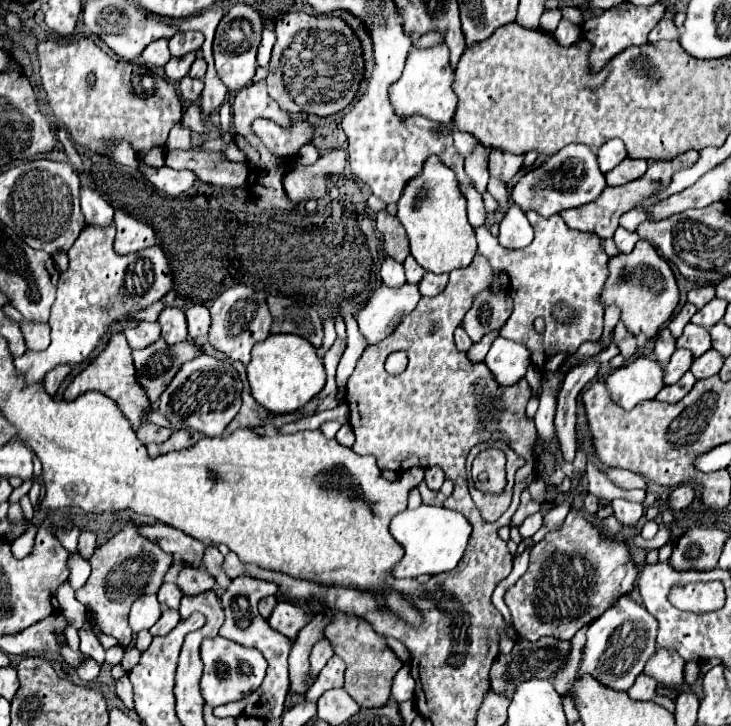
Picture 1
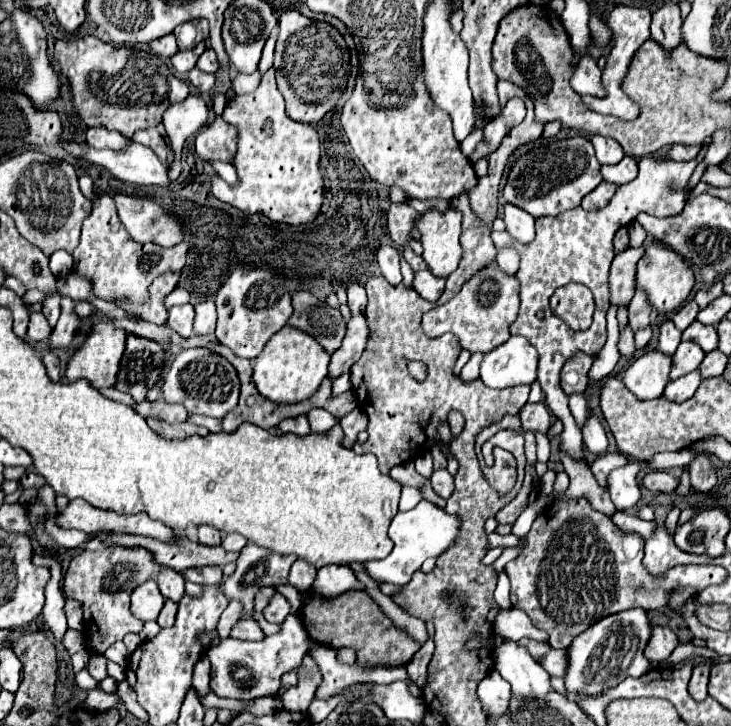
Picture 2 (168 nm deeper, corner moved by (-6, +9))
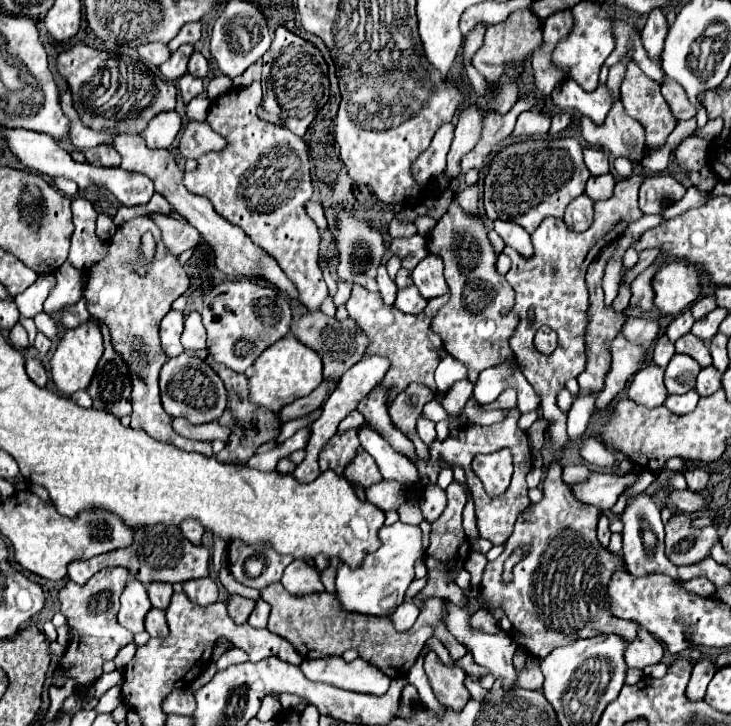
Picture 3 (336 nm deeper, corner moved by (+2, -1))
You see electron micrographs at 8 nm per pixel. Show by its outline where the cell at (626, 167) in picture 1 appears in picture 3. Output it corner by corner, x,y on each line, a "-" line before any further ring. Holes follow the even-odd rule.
612,173
590,177
588,183
586,183
586,195
594,201
610,199
610,195
614,193
614,187
616,187
616,179
614,179

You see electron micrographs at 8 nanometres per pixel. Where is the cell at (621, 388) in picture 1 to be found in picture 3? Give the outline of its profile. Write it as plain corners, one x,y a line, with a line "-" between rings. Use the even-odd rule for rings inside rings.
654,363
642,367
628,381
628,397
644,407
658,407
668,397
664,387
664,369
658,369

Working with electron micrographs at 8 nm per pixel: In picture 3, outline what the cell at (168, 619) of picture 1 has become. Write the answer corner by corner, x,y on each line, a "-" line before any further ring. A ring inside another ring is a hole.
150,609
146,615
146,631
150,637
166,637
168,625
166,625
166,613
162,609

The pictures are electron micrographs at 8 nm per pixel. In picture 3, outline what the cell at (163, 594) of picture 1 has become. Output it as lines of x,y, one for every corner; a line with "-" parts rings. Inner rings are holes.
150,583
148,585
148,597
152,601
152,607
166,609
172,599
172,585
168,583

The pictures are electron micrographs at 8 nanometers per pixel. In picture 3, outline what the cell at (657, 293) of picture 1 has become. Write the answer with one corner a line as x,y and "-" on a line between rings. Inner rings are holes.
670,261
652,279
654,307
662,315
678,315
698,297
698,273
690,263

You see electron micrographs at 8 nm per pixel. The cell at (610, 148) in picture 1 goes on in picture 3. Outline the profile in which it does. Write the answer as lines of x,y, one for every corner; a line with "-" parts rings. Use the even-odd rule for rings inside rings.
596,147
584,149
584,161
586,161
586,167
590,169
592,175
604,175
604,173
610,171
608,169
610,159
602,149
596,149

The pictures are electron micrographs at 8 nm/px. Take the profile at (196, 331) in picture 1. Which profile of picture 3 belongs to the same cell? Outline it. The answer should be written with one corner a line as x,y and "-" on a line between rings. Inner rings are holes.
192,311
184,319
184,333
182,333
182,345
186,351
196,351
206,347
206,329
202,325
200,313

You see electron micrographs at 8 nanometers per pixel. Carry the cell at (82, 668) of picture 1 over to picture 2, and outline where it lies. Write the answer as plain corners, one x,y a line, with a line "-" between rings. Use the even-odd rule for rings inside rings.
92,655
90,657
90,663
88,663
88,673
96,679
96,681
102,681
108,677
106,673
106,663
108,659
104,655

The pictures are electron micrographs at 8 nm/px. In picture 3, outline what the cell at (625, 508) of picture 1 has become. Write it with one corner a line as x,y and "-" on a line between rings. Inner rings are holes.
596,471
588,477
586,483
574,485
572,491
578,495
578,499
584,499
584,503
590,503
600,511
610,511
616,505
616,499
620,497
620,493
638,479
640,479
638,471
630,471
626,475

